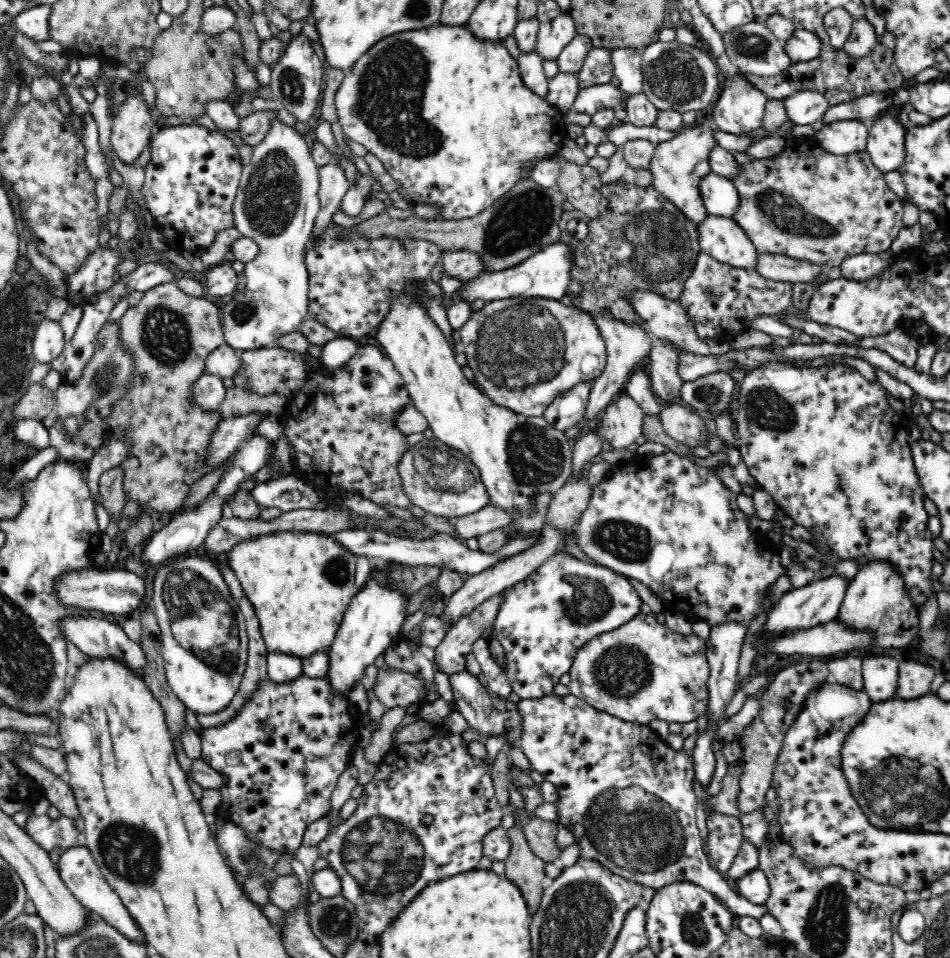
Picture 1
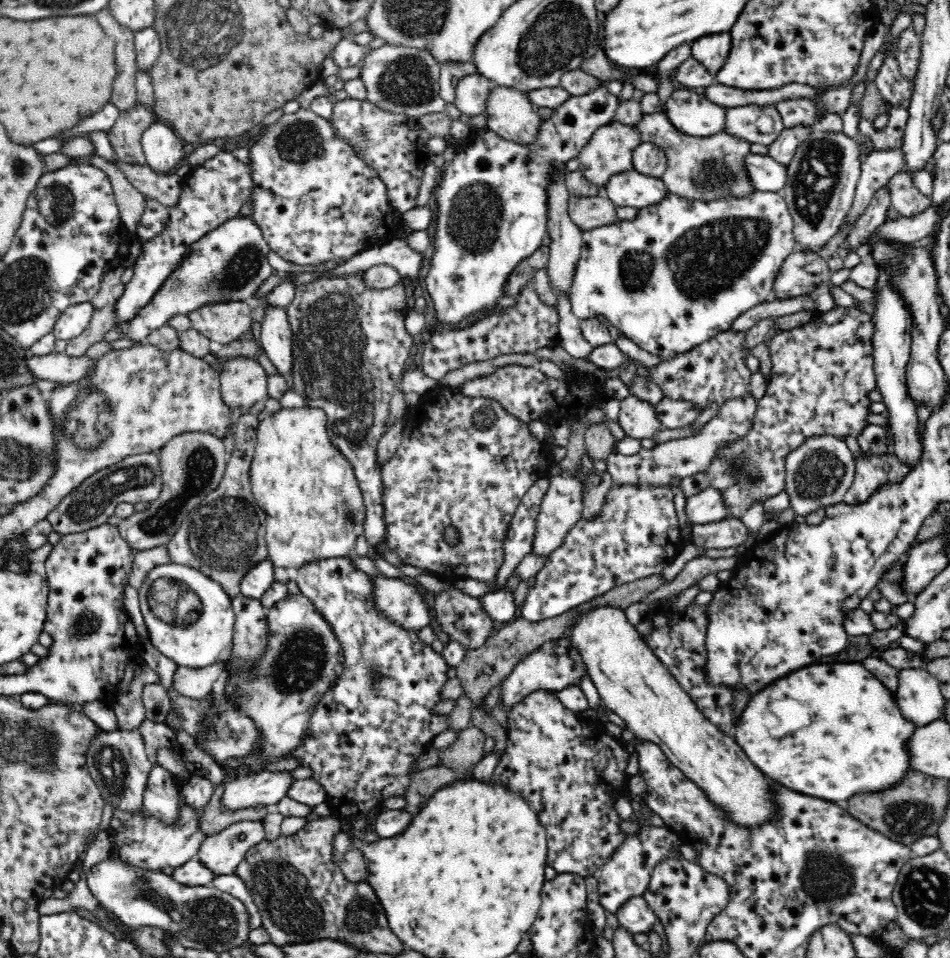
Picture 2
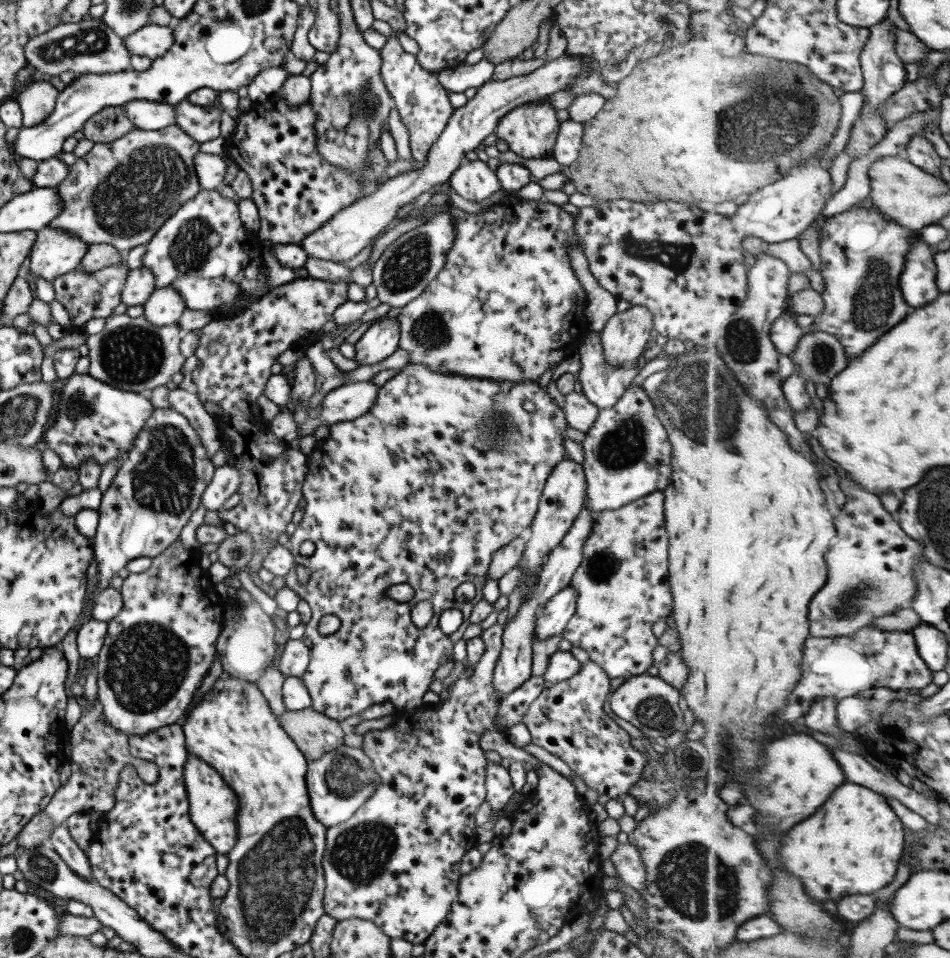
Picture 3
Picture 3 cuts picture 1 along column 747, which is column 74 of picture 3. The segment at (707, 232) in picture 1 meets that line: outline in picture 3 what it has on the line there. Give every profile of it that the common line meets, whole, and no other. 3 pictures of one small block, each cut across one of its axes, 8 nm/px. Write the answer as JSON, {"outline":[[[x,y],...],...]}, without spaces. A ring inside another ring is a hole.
{"outline":[[[43,227],[31,245],[29,273],[51,282],[53,277],[77,268],[88,245],[67,231]]]}

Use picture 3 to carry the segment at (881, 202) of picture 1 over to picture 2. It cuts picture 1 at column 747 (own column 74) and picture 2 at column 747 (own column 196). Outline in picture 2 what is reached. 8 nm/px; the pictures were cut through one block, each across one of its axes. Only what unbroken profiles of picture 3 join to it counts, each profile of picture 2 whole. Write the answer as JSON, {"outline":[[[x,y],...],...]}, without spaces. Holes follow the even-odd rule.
{"outline":[[[664,111],[642,114],[642,118],[633,126],[640,137],[640,142],[654,143],[665,150],[667,170],[662,179],[667,191],[688,200],[704,202],[754,192],[744,169],[744,156],[750,153],[748,141],[732,137],[724,131],[709,137],[682,134],[670,123]]]}

